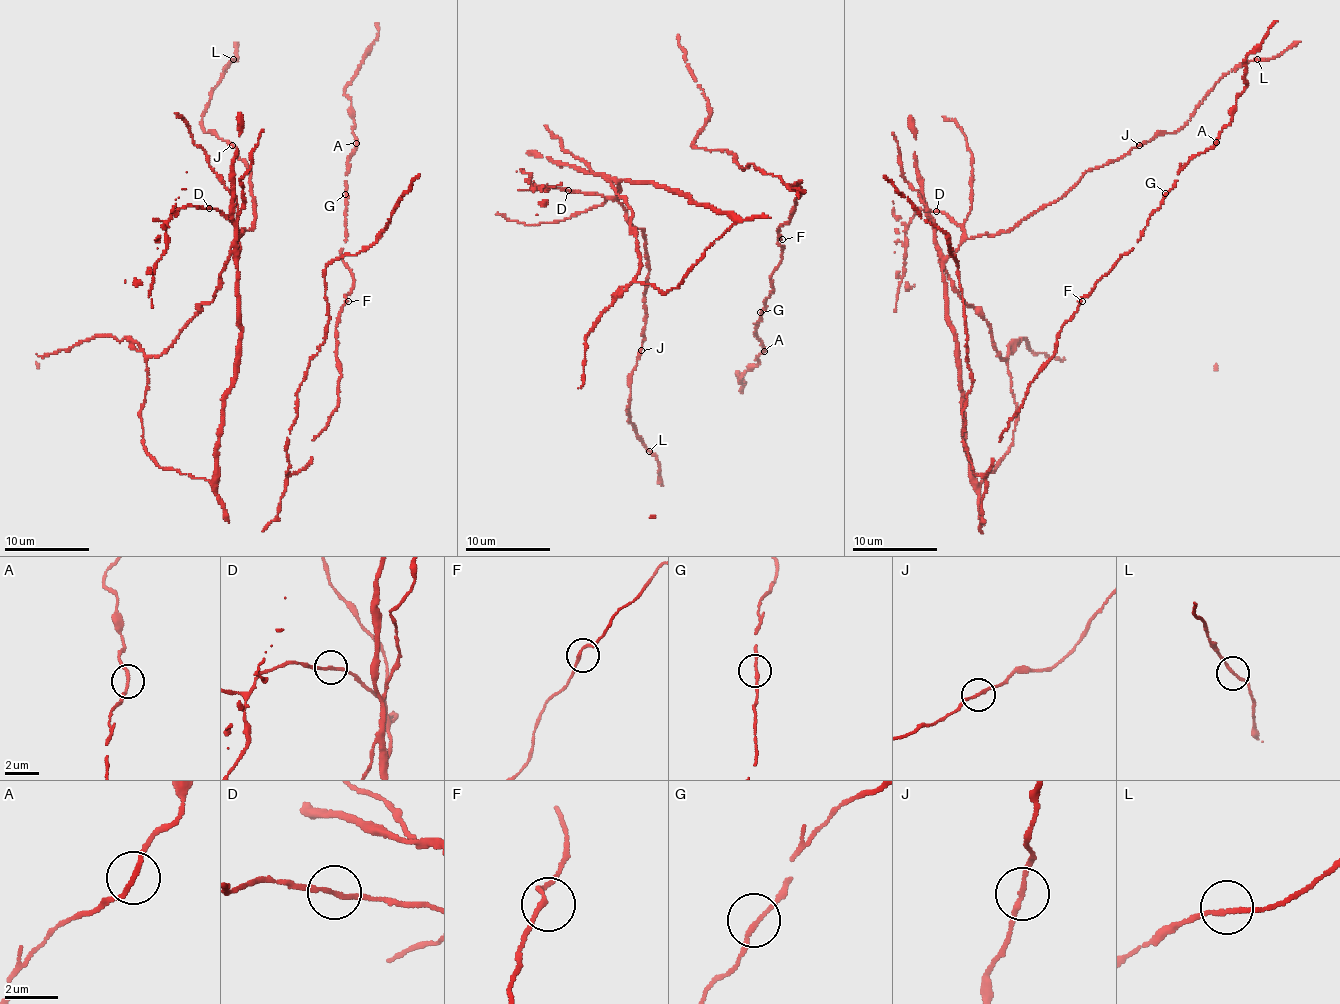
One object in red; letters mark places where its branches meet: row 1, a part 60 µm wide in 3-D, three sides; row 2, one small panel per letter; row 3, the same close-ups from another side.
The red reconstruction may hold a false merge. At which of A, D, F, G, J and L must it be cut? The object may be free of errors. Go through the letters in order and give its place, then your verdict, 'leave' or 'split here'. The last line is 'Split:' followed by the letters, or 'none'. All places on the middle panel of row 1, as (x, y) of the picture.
A: (764, 351) | leave
D: (568, 190) | leave
F: (782, 239) | leave
G: (760, 312) | leave
J: (641, 350) | leave
L: (649, 451) | leave
Split: none

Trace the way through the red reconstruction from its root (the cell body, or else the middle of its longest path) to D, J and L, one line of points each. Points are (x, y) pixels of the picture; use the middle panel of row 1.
D: (757, 218), (742, 220), (718, 214), (652, 183), (617, 179), (619, 192), (610, 199), (568, 190)
J: (757, 218), (733, 218), (652, 183), (617, 179), (625, 218), (641, 229), (646, 250), (641, 350)
L: (757, 218), (718, 214), (652, 183), (616, 181), (649, 271), (626, 410), (649, 451)

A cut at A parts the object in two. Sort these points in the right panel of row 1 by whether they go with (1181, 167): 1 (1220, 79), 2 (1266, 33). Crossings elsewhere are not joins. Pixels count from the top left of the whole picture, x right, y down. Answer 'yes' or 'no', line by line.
1: yes
2: no

